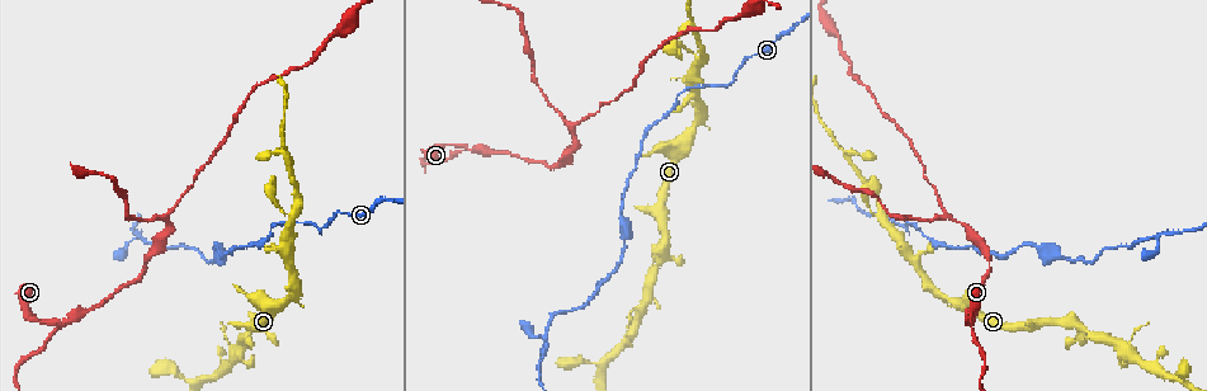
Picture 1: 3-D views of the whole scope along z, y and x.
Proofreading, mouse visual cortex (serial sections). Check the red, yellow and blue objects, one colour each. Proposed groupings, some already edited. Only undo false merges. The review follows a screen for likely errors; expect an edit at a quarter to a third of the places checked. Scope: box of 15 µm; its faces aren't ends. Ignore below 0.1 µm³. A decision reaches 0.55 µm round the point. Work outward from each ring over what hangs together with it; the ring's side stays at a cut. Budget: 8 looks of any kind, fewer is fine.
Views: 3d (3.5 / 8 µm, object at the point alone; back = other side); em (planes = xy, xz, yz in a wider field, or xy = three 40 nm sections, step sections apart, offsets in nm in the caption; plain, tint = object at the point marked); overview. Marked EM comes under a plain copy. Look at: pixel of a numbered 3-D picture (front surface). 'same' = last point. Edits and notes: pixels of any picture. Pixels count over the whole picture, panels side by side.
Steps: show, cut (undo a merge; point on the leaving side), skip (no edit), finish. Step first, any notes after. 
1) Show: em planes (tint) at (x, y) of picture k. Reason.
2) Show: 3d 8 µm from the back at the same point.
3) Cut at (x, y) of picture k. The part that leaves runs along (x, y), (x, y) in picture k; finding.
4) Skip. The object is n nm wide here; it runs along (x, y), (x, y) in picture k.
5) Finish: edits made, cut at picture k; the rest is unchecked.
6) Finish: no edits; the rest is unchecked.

Show: 3d 8 µm at (588, 363) of picture 1. Narrows sharply.

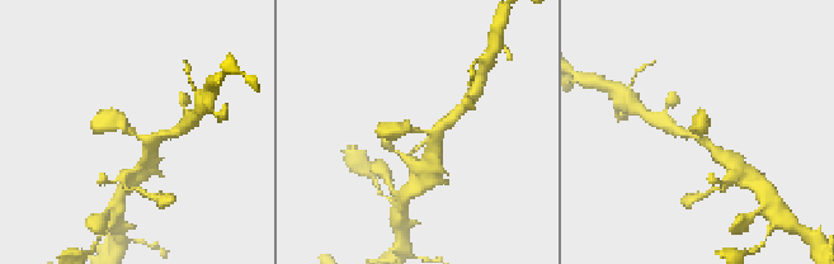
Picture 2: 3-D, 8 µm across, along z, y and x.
Show: 3d 3.5 µm at (136, 134) of picture 2.

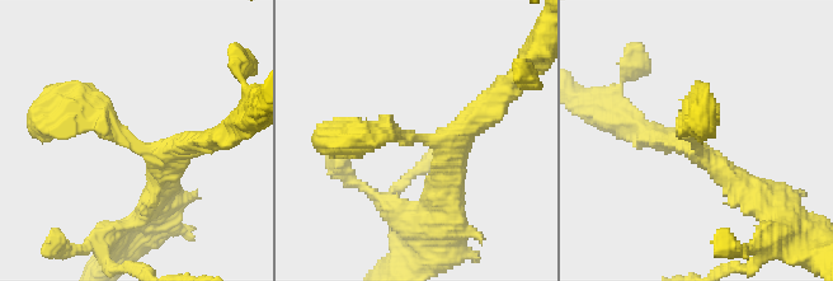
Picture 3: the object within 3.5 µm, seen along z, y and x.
Show: em xy step 3 (tint) at (412, 136) of picture 3.

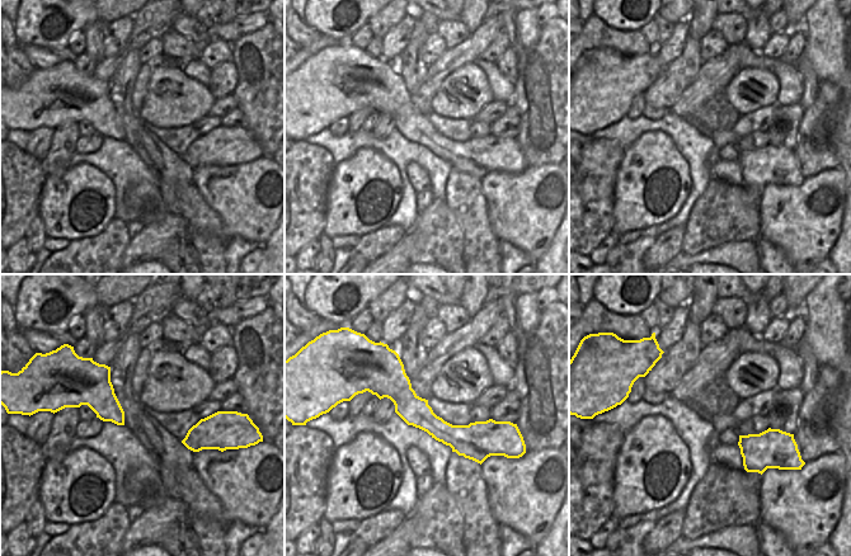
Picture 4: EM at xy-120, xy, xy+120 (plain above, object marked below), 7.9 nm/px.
Skip. It runs along (368, 386), (446, 433), (493, 427) in picture 4; all the same cell.

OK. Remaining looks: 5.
Show: 3d 3.5 µm at (60, 320) of picture 1.

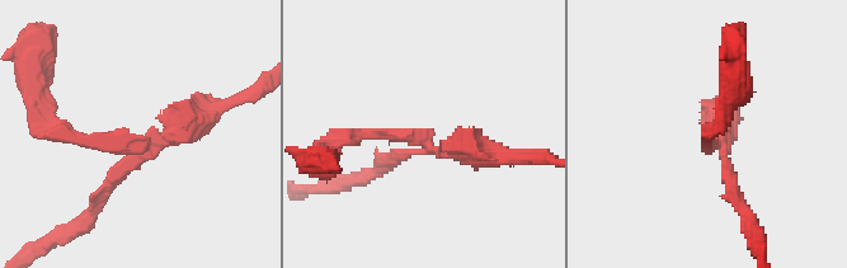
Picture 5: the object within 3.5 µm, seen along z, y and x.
Show: em xy step 1 (tint) at (138, 142) of picture 5. 3 arms meet here; the arms are 150, 150, 350 nm wide; need the tissue.

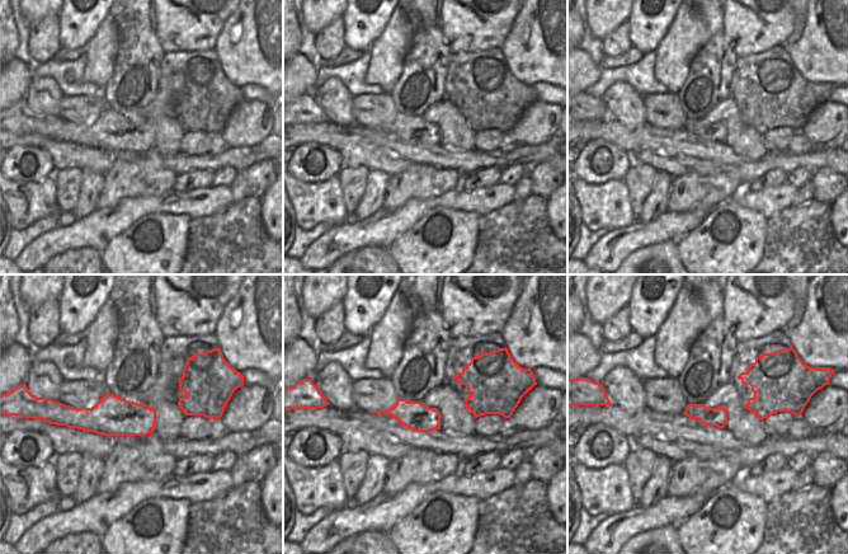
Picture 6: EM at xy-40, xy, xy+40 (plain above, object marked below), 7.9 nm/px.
Skip. The object is 220 nm wide here; it runs along (53, 132), (159, 140), (213, 108) in picture 5; continuous, no second cell.

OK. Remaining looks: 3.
Show: 3d 3.5 µm at (690, 25) of picture 1. Branch point.

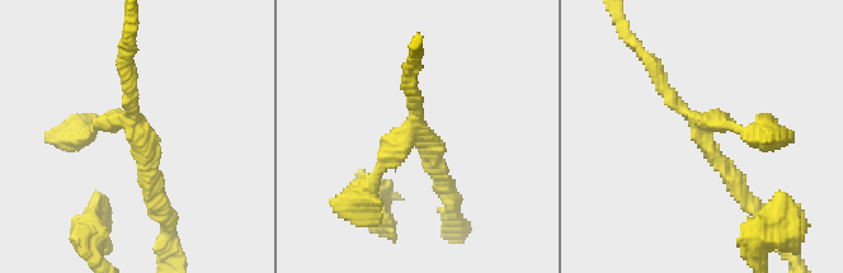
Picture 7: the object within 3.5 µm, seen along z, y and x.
Show: em xy step 3 (tint) at (132, 127) of picture 7.

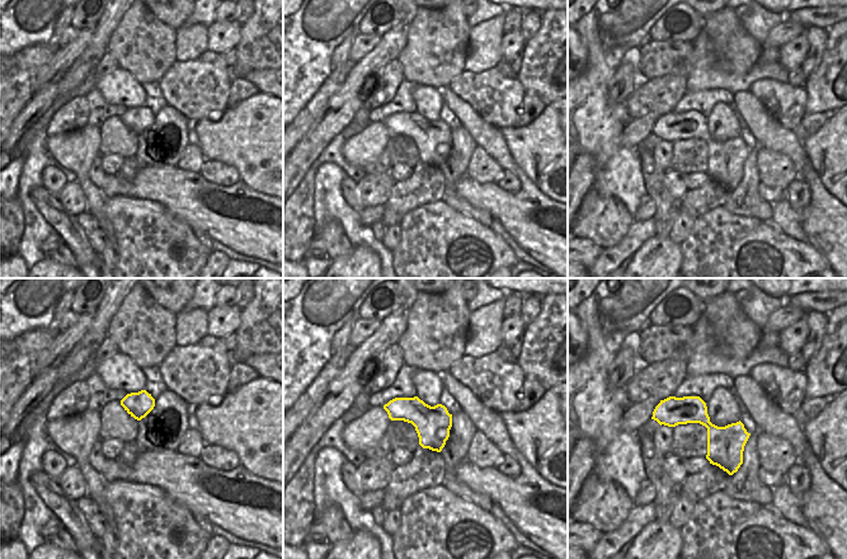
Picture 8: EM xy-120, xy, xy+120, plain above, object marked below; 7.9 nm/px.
Skip. The object is 280 nm wide here; it runs along (663, 403), (693, 410), (730, 470) in picture 8; one cell here.

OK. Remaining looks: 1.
Finish: no edits; the rest is unchecked.

